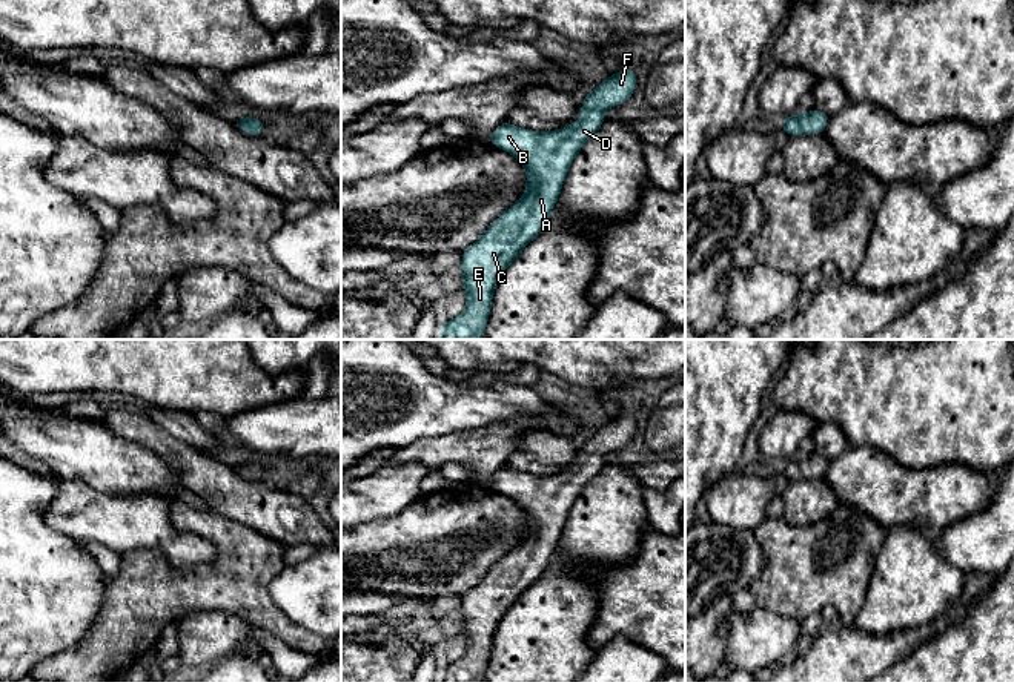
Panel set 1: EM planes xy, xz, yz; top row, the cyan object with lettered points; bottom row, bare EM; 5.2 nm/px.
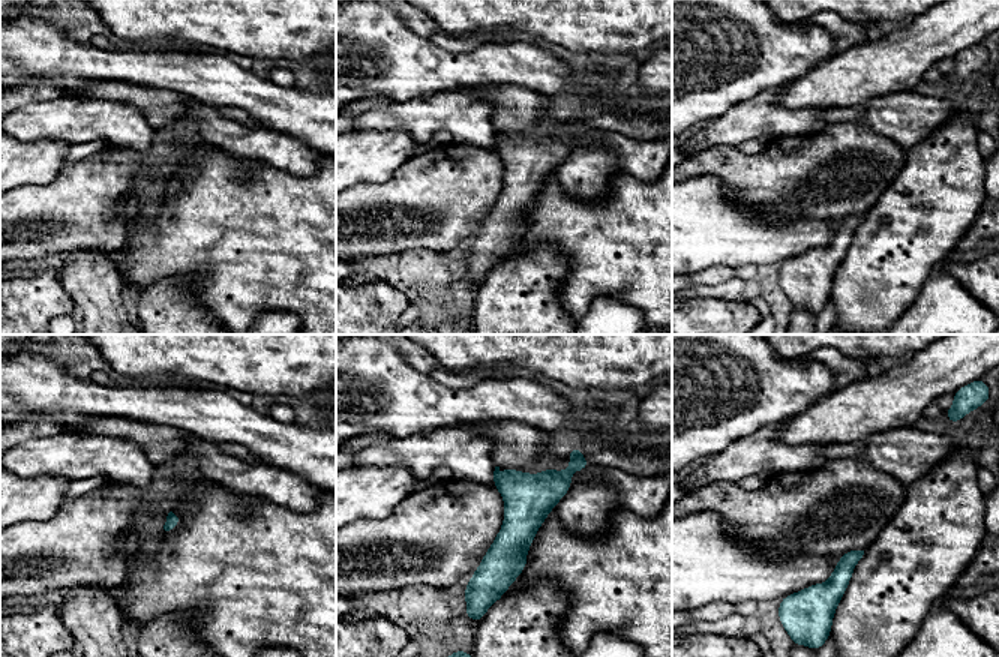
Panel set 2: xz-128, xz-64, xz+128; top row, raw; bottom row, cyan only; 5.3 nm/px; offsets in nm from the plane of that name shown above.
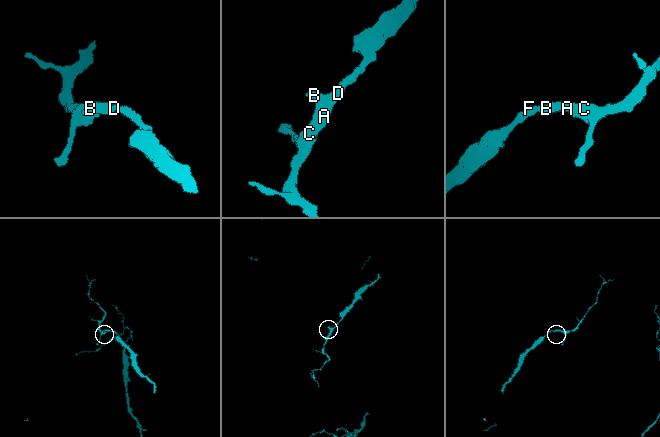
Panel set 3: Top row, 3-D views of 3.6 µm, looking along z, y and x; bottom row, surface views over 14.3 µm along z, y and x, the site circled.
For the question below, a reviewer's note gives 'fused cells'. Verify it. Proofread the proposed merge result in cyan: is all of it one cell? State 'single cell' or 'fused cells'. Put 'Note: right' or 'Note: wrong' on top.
Note: wrong
single cell

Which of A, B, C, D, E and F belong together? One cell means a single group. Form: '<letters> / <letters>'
A B C D E F

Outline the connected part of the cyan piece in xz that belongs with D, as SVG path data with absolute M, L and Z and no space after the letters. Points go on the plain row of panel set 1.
M621 413L585 439L579 464L570 470L541 478L504 465L492 476L489 487L522 507L527 533L479 584L462 594L461 631L466 636L467 651L453 664L442 665L438 682L485 680L499 621L547 570L570 507L602 470L604 456L627 445L636 432L636 413Z

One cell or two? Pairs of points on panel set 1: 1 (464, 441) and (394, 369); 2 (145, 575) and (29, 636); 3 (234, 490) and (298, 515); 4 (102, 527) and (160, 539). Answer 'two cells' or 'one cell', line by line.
1: two cells
2: two cells
3: one cell
4: one cell

